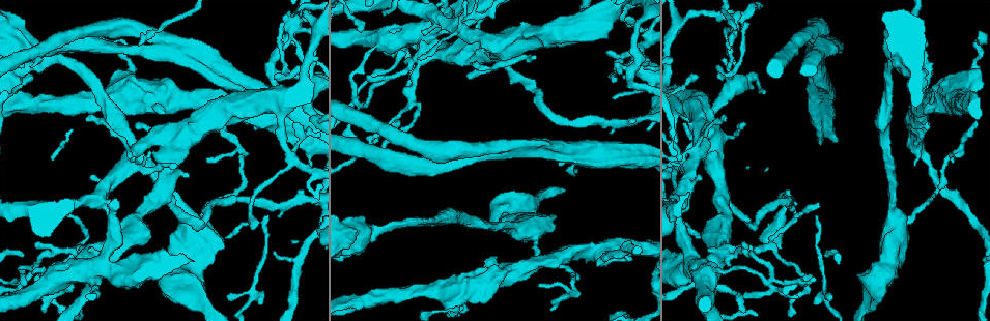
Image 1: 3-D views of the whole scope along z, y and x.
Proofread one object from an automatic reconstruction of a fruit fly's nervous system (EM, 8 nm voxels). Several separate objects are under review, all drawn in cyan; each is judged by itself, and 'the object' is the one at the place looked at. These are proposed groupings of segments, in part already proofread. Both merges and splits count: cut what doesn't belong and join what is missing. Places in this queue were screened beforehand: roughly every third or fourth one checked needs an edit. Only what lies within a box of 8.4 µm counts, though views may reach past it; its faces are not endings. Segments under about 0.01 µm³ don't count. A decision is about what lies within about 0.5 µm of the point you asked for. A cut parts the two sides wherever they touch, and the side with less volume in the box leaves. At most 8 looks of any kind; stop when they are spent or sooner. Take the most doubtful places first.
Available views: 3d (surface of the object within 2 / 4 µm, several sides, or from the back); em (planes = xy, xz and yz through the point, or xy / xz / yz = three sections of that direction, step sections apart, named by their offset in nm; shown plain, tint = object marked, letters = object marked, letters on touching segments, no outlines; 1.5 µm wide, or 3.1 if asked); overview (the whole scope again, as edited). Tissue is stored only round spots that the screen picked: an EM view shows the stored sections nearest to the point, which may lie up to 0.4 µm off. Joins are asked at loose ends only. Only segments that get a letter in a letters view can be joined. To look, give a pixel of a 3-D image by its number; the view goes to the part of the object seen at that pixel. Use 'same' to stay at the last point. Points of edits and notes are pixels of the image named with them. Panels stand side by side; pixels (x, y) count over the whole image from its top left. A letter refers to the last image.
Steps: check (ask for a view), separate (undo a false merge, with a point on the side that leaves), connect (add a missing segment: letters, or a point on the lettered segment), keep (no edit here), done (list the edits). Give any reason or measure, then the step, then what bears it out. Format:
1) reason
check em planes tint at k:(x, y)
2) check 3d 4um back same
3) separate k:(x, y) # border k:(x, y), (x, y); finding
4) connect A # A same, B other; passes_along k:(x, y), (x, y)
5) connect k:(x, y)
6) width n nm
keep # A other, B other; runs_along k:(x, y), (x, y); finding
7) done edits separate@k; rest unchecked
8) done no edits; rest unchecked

thick end
check 3d 4um at 1:(925, 113)

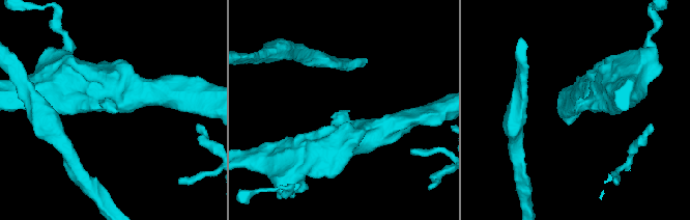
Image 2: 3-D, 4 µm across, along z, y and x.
check em planes letters at 2:(114, 110)

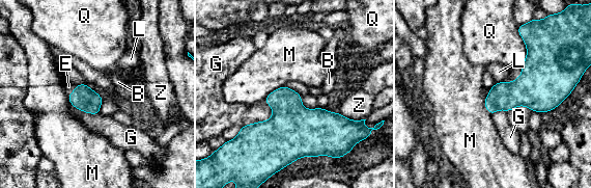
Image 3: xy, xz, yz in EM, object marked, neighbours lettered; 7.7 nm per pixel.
connect E # B other, E same, G other, L other, M other, Q other, Z other; it goes on there

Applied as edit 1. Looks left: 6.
thin end
check 3d 4um back at 1:(817, 203)

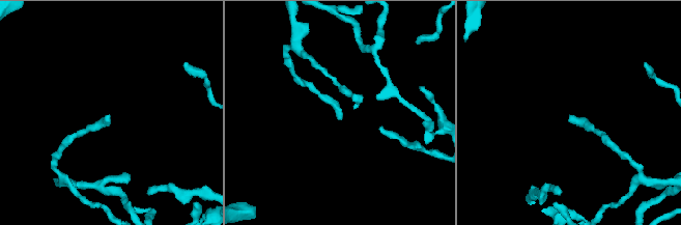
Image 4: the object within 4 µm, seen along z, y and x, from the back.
shape alone is not enough
check em planes letters at 4:(107, 116)

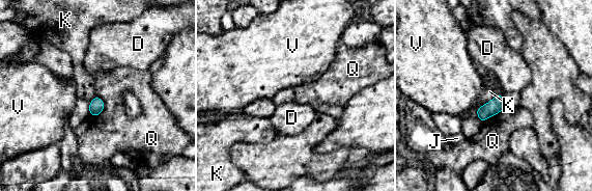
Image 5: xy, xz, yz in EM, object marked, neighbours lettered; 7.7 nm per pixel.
width 110 nm
keep # D other, J other, K other, Q other, V other; border 5:(498, 93), (476, 110), (477, 117); no lettered segment goes on from it

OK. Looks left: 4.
check 3d 2um at 1:(530, 84)

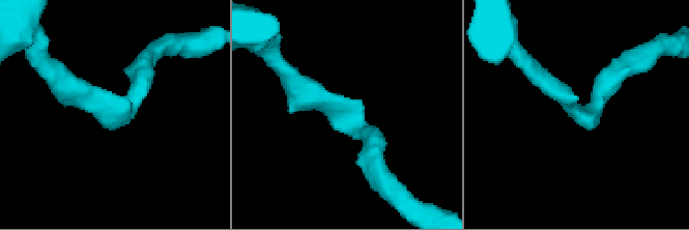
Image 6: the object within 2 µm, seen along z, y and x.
arm_widths 170, 190 nm
check em xy step 4 plain at 6:(113, 119)

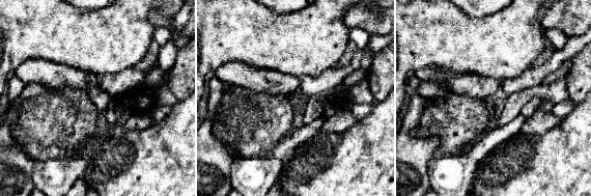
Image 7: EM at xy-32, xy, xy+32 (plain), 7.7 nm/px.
check em xy step 4 letters same

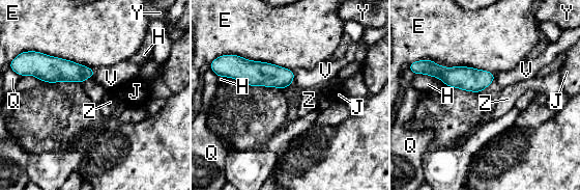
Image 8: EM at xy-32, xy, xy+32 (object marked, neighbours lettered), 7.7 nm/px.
width 100 nm
keep # E other, H other, J other, Q other, V other, Y other, Z other; border 8:(408, 64), (433, 60), (494, 75); all the same cell

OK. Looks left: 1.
done edits connect@3; rest unchecked

